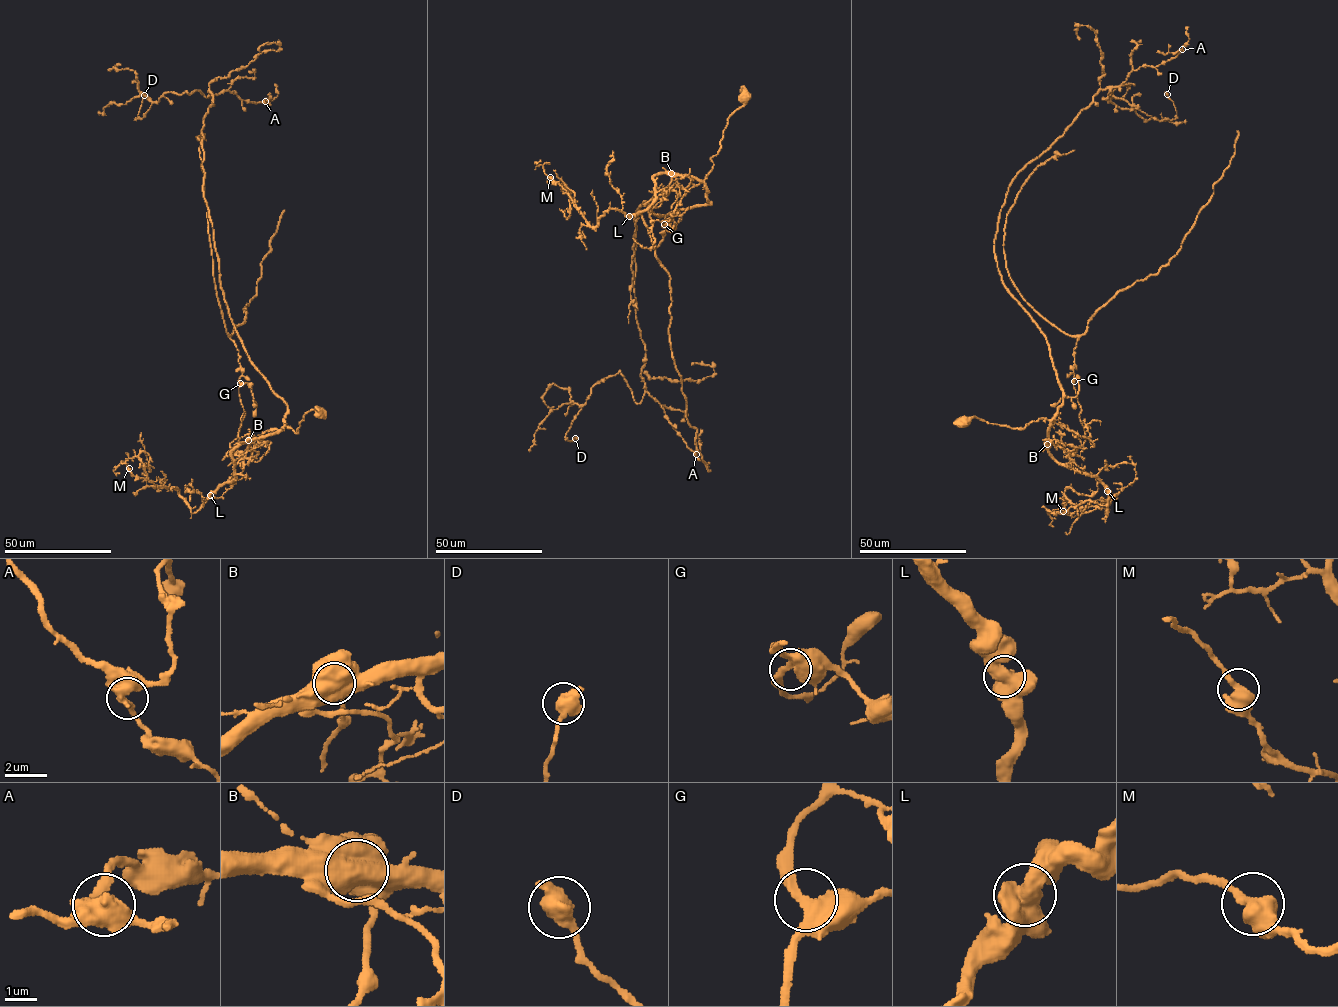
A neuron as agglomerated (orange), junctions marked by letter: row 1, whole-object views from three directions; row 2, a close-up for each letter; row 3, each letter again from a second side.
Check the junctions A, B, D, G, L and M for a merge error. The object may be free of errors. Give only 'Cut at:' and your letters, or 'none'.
Cut at: B

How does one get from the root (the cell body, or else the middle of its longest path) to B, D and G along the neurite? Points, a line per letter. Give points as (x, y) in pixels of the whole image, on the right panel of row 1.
B: (964, 422), (974, 417), (991, 424), (1022, 429), (1045, 418), (1049, 421), (1047, 444)
D: (964, 422), (1062, 402), (994, 252), (1012, 180), (1098, 91), (1134, 84), (1103, 99), (1161, 121), (1166, 94)
G: (964, 422), (974, 417), (1022, 429), (1045, 418), (1049, 421), (1050, 443), (1077, 448), (1086, 437), (1074, 381)

